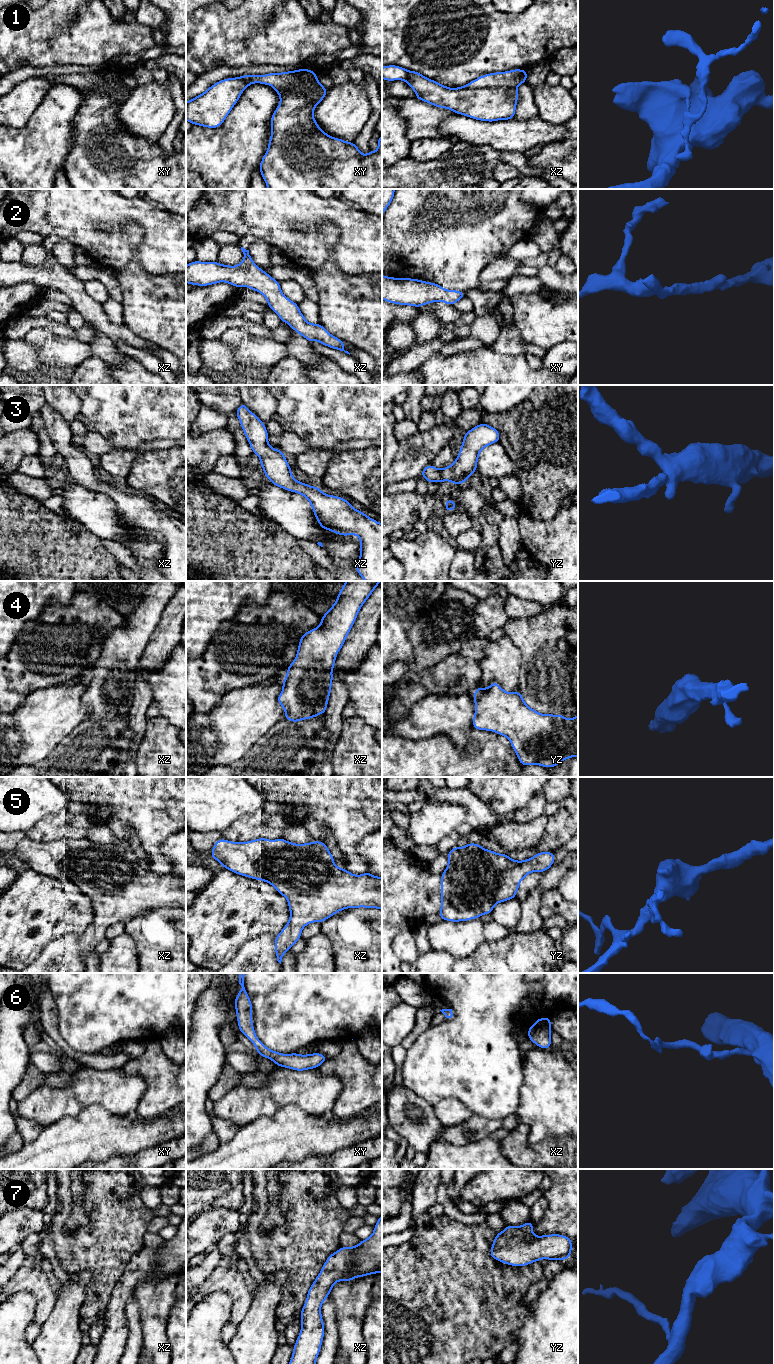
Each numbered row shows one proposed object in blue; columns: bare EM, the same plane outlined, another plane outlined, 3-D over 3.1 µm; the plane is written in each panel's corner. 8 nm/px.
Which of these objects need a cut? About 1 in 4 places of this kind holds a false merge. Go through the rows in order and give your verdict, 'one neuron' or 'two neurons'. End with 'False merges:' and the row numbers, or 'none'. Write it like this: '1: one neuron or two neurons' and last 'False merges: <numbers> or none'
1: two neurons
2: one neuron
3: one neuron
4: one neuron
5: one neuron
6: one neuron
7: one neuron
False merges: 1

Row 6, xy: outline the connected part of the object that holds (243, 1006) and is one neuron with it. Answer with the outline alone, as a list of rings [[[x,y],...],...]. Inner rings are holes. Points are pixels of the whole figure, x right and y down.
[[[238,973],[241,990],[234,1000],[237,1022],[240,1032],[245,1035],[256,1047],[257,1054],[272,1060],[277,1066],[290,1068],[296,1071],[318,1068],[328,1057],[321,1053],[301,1055],[297,1053],[282,1054],[270,1050],[257,1037],[252,1023],[253,1007],[244,987],[246,973]]]

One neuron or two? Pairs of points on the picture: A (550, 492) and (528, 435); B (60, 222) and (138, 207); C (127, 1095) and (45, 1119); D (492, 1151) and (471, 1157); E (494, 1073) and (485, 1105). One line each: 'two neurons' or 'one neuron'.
A: one neuron
B: one neuron
C: one neuron
D: one neuron
E: one neuron

